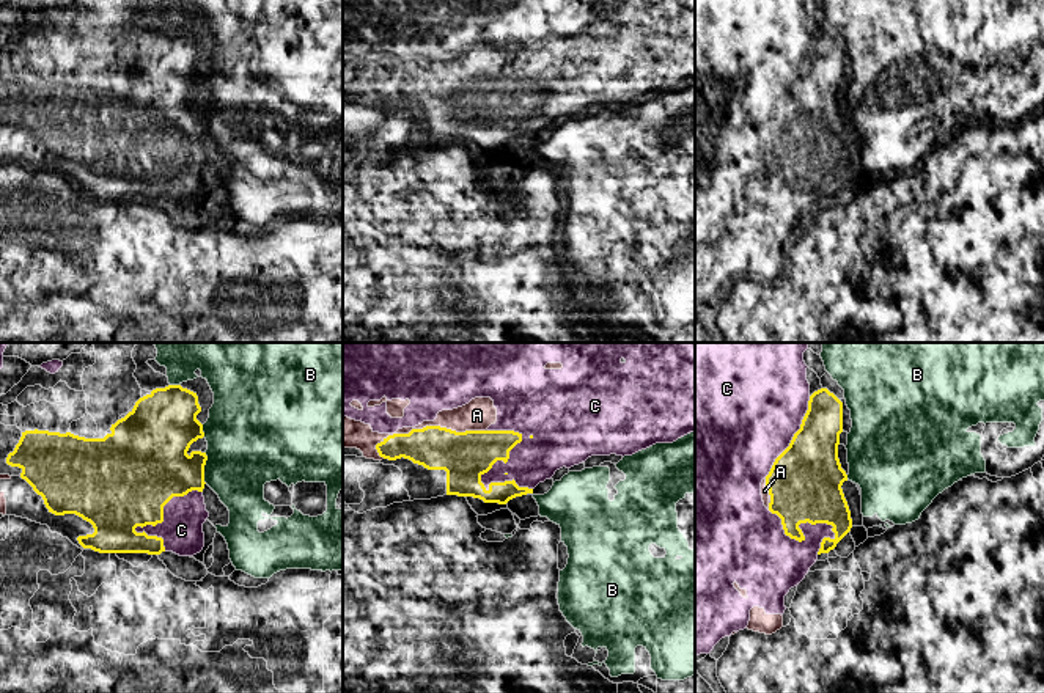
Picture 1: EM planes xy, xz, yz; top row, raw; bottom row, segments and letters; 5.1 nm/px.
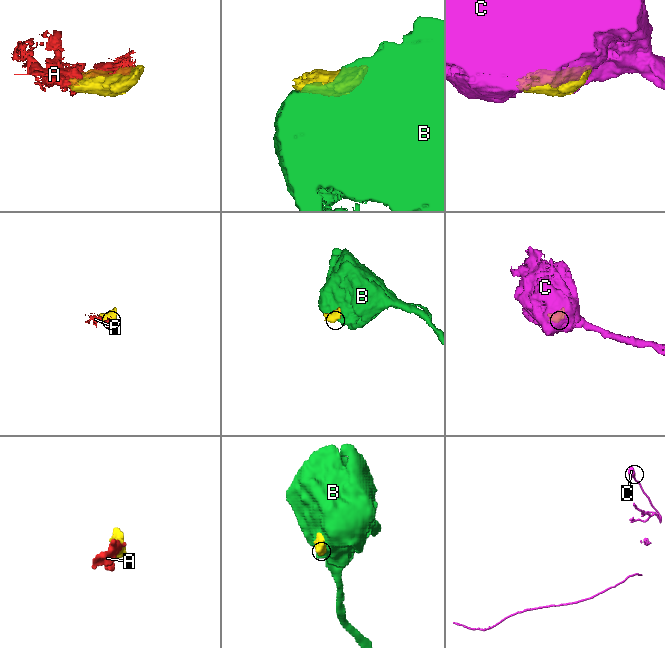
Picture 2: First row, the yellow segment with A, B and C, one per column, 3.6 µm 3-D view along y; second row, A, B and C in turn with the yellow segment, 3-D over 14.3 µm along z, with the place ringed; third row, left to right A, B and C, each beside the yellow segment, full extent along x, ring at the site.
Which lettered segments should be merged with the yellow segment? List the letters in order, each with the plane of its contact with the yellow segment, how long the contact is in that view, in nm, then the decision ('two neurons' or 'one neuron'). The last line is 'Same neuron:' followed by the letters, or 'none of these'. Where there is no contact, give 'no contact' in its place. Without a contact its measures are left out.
A: meets yellow in xz; contact 600 nm long; one neuron
B: meets yellow in xy; contact 170 nm long; two neurons
C: meets yellow in xz; contact 380 nm long; one neuron
Same neuron: A, C

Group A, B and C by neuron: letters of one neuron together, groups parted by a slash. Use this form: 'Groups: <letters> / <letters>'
Groups: A C / B

